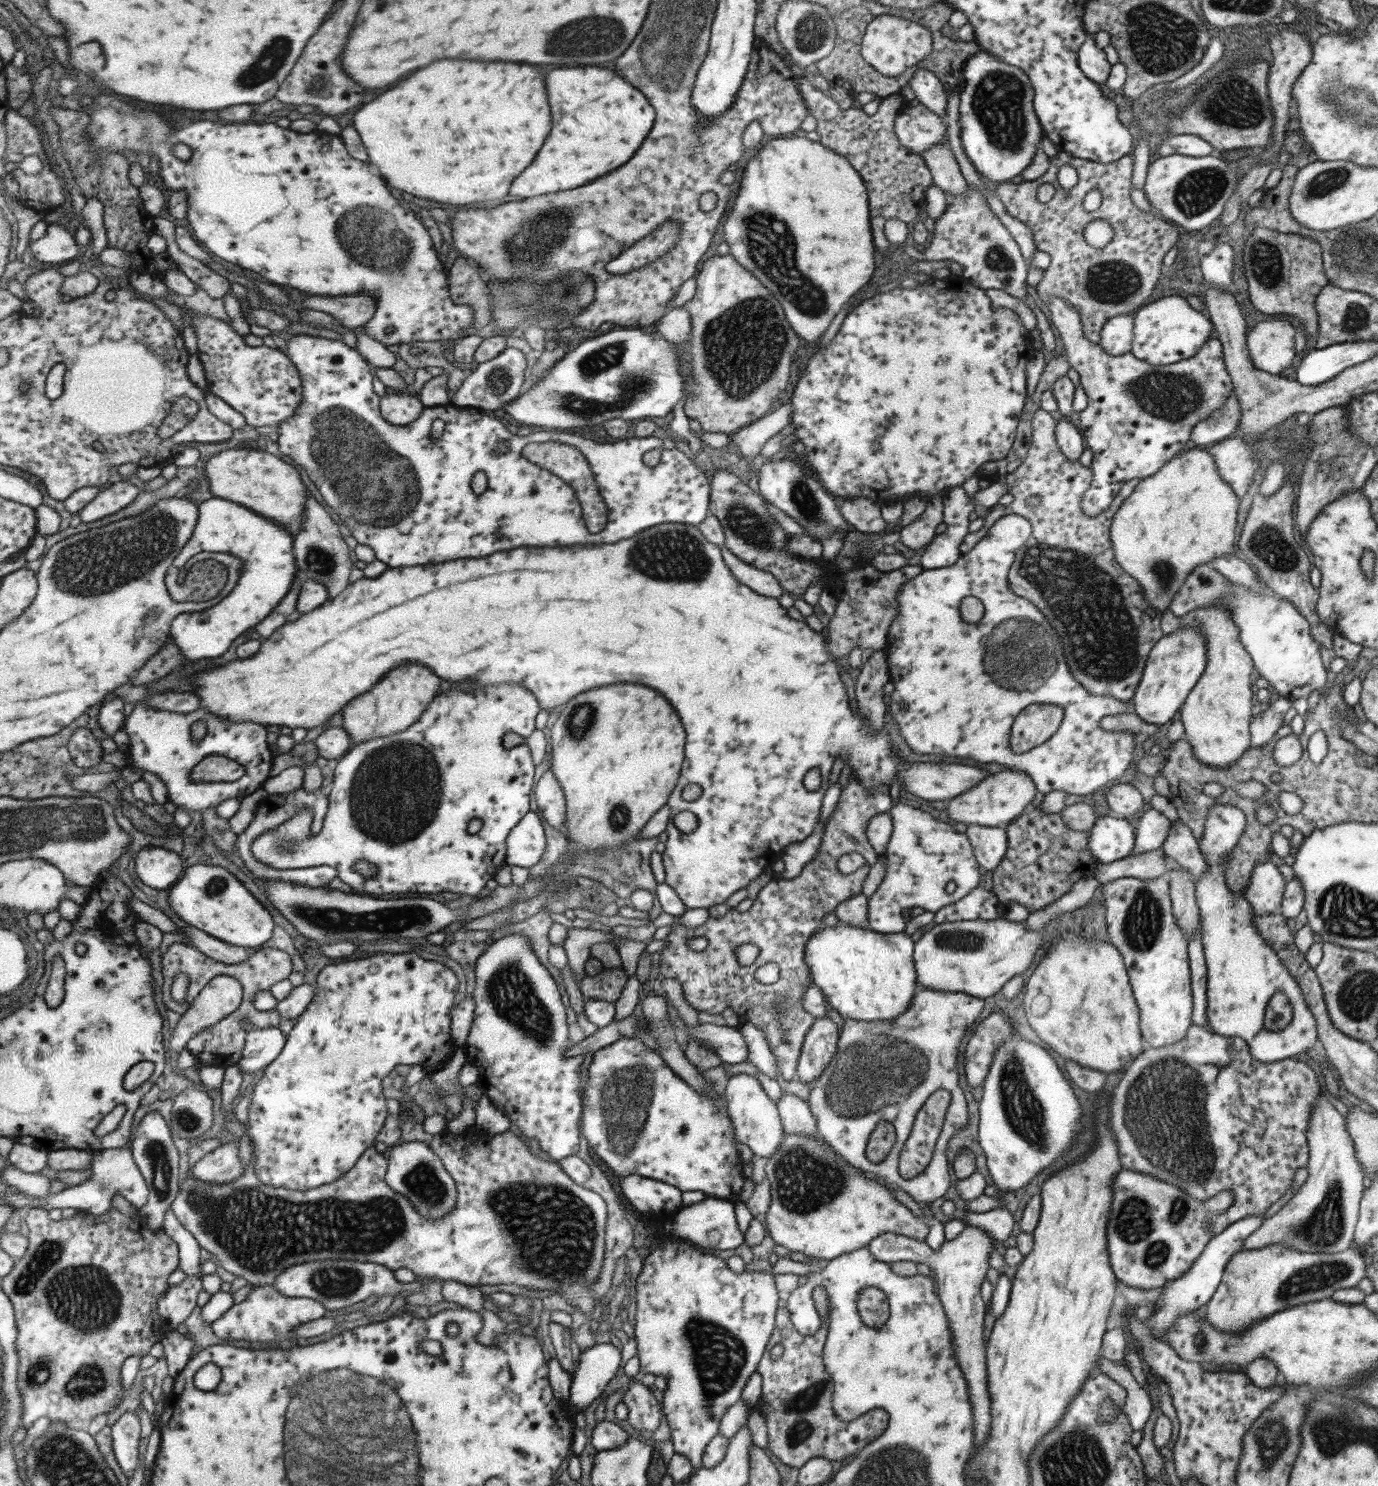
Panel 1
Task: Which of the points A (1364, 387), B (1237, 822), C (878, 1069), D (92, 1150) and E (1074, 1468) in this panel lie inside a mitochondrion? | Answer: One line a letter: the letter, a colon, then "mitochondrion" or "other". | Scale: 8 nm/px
A: other
B: other
C: mitochondrion
D: other
E: mitochondrion

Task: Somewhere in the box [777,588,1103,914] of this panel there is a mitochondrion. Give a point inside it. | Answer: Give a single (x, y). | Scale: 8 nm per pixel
(1030, 658)

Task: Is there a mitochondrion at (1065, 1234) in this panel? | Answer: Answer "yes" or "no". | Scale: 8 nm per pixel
no

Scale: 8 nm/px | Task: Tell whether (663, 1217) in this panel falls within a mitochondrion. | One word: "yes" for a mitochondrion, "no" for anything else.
no

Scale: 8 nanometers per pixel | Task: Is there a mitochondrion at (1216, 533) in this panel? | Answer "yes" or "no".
no

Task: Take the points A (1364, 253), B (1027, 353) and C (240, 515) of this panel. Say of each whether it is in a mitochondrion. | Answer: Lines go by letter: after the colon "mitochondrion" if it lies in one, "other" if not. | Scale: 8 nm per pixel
A: mitochondrion
B: other
C: other

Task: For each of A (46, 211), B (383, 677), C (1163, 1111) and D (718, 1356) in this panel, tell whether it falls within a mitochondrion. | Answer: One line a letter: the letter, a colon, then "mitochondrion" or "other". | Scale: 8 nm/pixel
A: other
B: other
C: mitochondrion
D: mitochondrion

